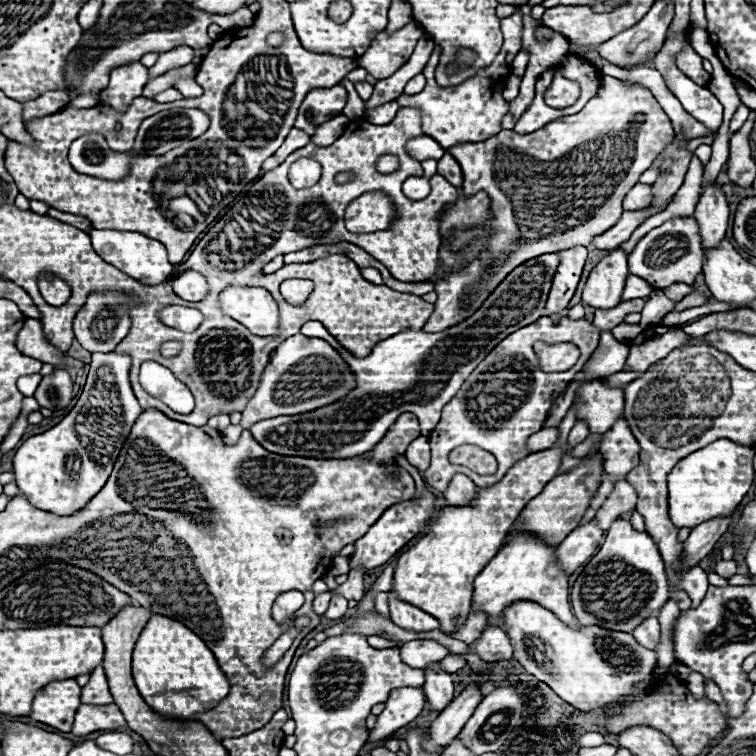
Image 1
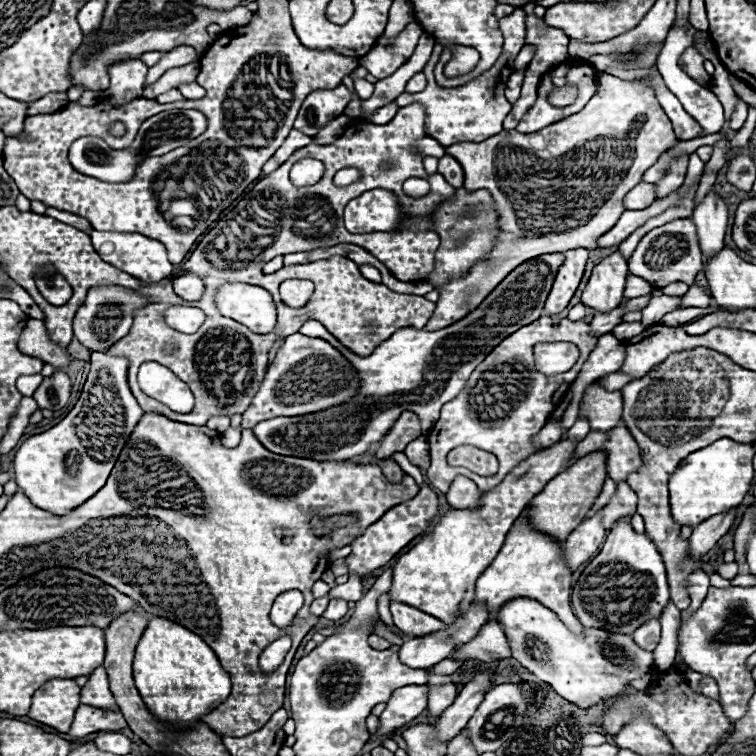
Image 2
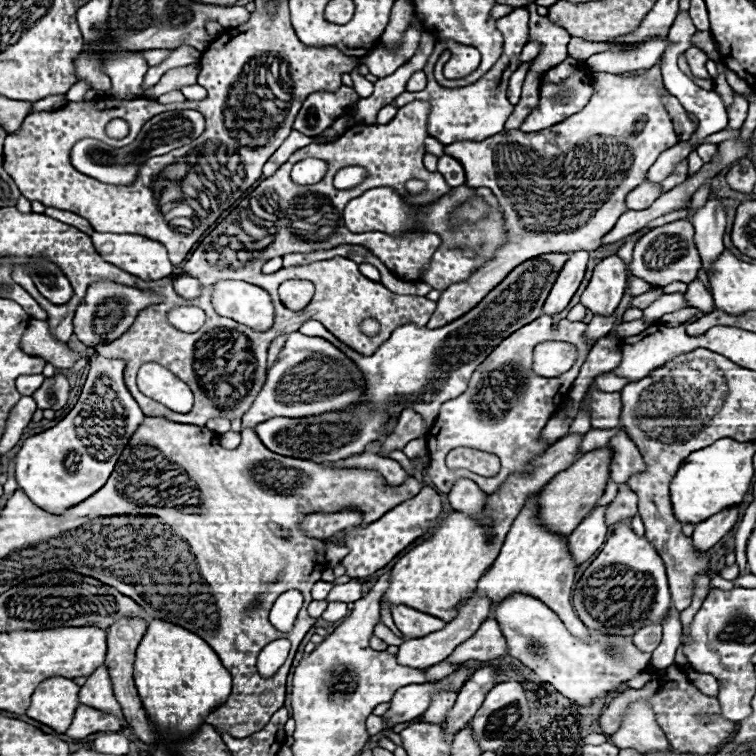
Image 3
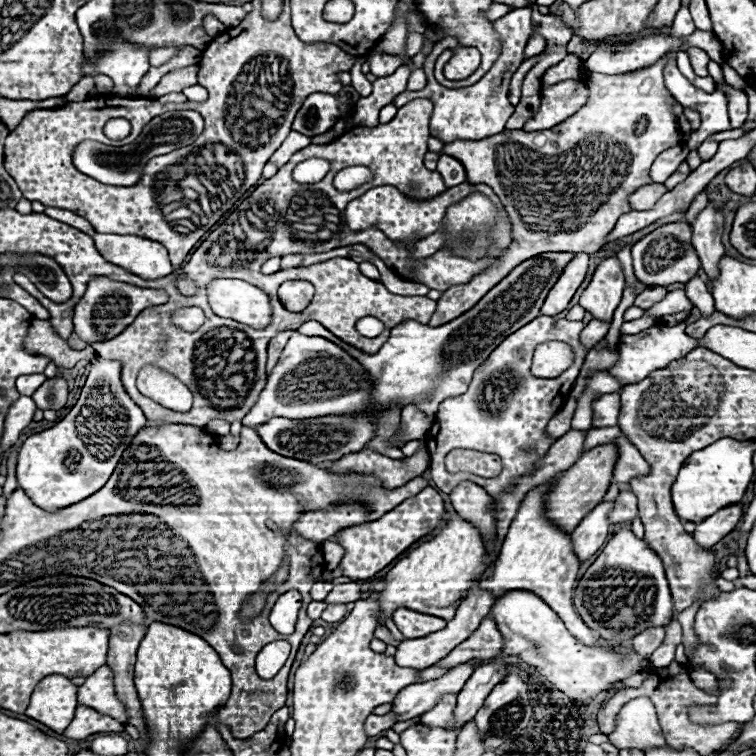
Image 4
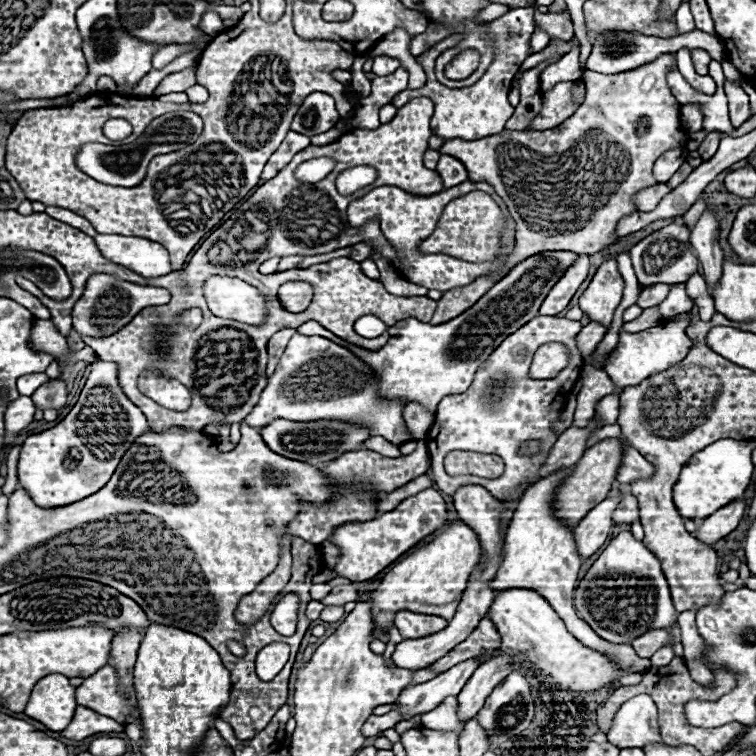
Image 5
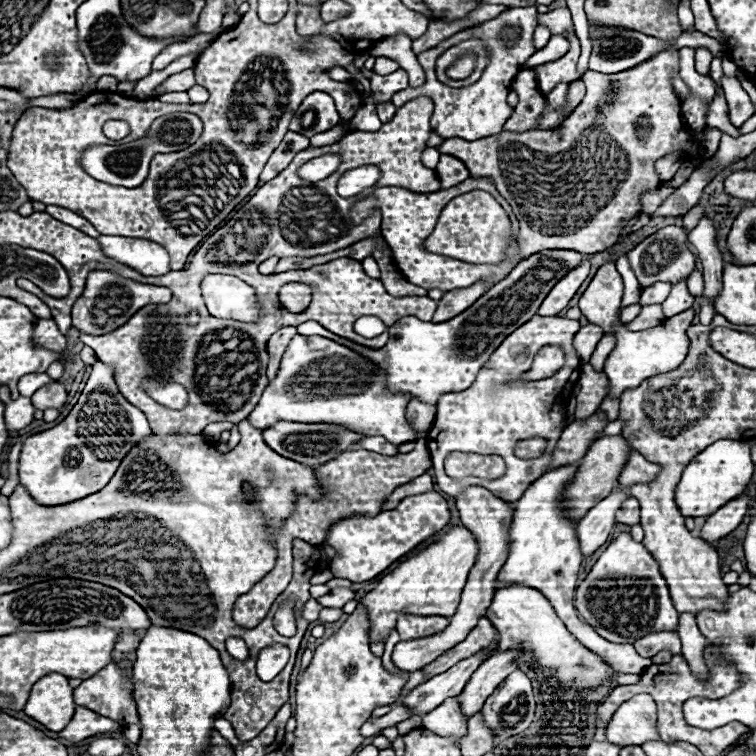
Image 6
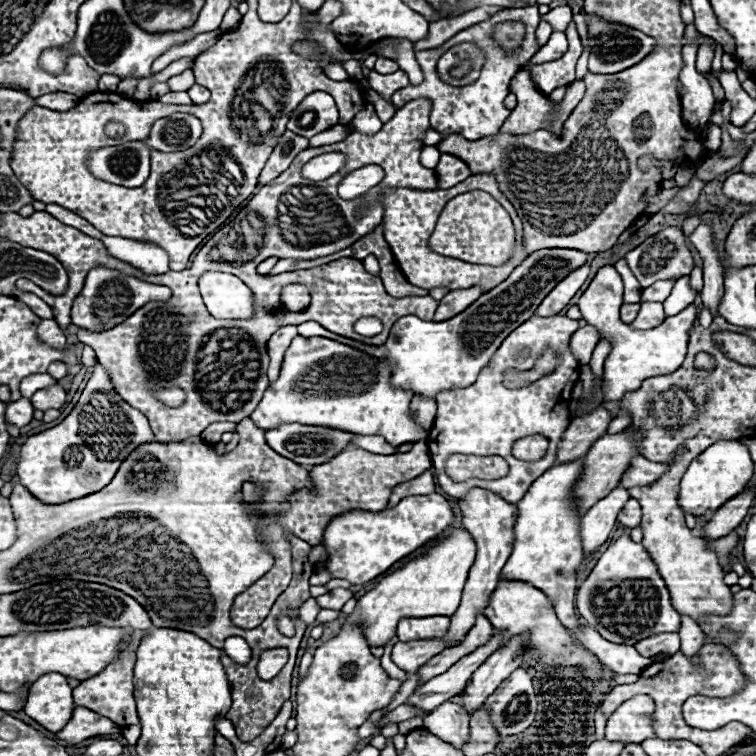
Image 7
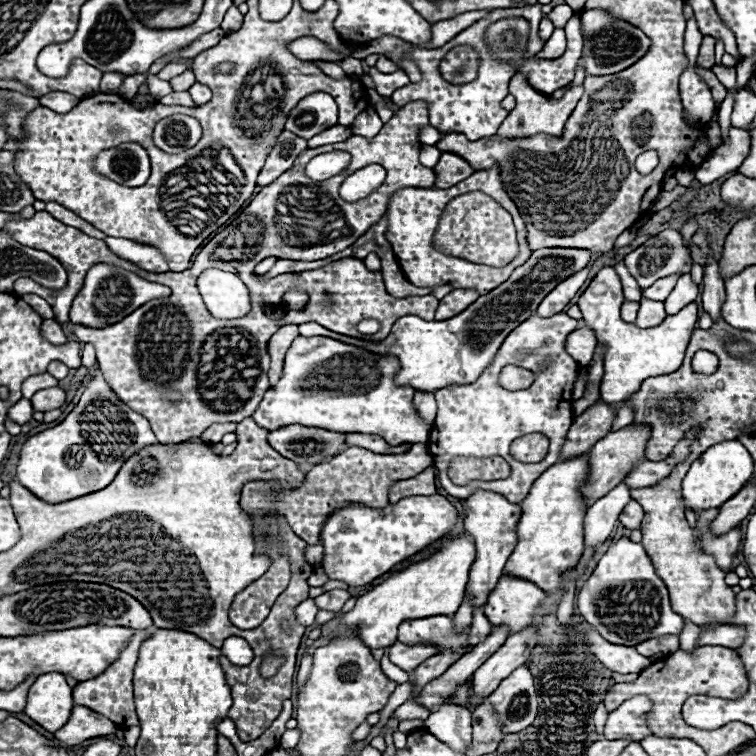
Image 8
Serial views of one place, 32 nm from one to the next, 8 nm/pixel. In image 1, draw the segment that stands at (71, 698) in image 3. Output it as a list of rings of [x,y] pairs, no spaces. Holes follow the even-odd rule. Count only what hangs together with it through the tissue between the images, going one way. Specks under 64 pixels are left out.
[[[74,678],[56,680],[40,688],[32,702],[30,718],[68,732],[80,706],[80,686]]]

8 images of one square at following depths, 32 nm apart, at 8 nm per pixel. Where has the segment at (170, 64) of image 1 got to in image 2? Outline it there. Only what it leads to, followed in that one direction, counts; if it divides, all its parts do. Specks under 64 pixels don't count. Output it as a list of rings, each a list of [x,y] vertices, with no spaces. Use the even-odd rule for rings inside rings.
[[[178,46],[178,48],[174,48],[174,50],[166,52],[166,56],[164,56],[156,66],[148,68],[146,86],[148,86],[148,84],[154,84],[166,70],[170,70],[170,68],[180,68],[180,66],[186,66],[186,64],[192,64],[192,62],[196,62],[198,58],[200,58],[198,52],[196,52],[194,48],[190,48],[190,46]]]

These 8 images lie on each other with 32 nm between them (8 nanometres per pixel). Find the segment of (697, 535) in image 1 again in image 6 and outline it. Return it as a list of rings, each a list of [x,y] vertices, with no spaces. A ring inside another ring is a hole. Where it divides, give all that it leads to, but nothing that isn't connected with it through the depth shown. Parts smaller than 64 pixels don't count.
[[[742,494],[734,500],[730,500],[728,504],[724,504],[720,510],[716,510],[706,520],[706,524],[702,526],[700,538],[706,540],[706,542],[716,542],[716,540],[728,536],[742,522],[742,518],[746,516],[750,504],[752,504],[752,498],[746,496],[746,494]]]

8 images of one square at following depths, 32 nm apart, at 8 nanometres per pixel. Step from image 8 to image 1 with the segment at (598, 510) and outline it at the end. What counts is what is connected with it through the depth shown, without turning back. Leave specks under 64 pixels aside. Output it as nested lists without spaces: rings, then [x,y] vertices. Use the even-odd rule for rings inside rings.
[[[594,518],[588,524],[582,524],[576,530],[572,530],[566,536],[566,540],[560,542],[558,562],[568,574],[572,574],[580,564],[588,562],[594,556],[594,552],[598,552],[602,540],[604,540],[604,530],[598,528]]]

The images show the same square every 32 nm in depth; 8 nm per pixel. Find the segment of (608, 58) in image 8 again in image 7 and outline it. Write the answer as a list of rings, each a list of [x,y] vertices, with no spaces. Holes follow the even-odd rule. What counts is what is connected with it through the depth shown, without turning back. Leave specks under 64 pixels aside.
[[[586,14],[586,26],[588,26],[588,72],[594,74],[616,74],[622,72],[634,64],[638,64],[648,52],[654,48],[654,40],[646,34],[642,34],[636,28],[630,28],[626,24],[608,22],[596,14]]]

